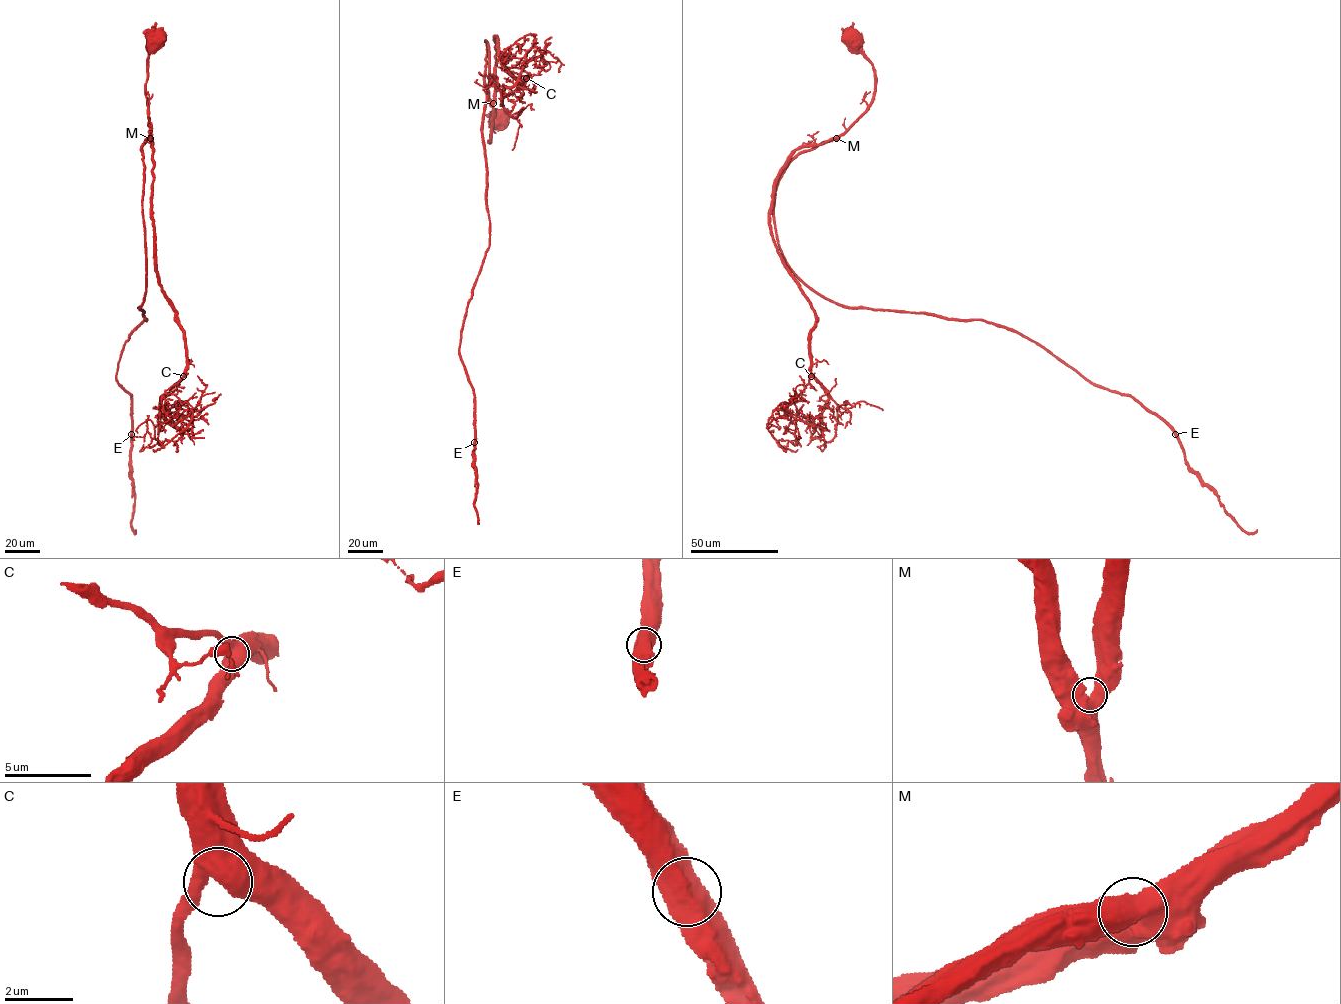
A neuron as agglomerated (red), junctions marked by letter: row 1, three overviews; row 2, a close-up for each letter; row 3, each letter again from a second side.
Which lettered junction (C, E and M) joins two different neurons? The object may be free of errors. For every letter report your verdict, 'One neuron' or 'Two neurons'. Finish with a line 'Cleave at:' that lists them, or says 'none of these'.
C: One neuron
E: One neuron
M: One neuron
Cleave at: none of these

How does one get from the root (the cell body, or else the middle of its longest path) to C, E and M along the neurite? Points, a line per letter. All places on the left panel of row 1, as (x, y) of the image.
C: (153, 47), (148, 47), (146, 94), (153, 150), (153, 257), (158, 282), (183, 332), (183, 376)
E: (153, 47), (142, 146), (146, 319), (129, 335), (117, 373), (131, 396), (131, 434)
M: (153, 47), (151, 44), (148, 47), (146, 91), (150, 138)

